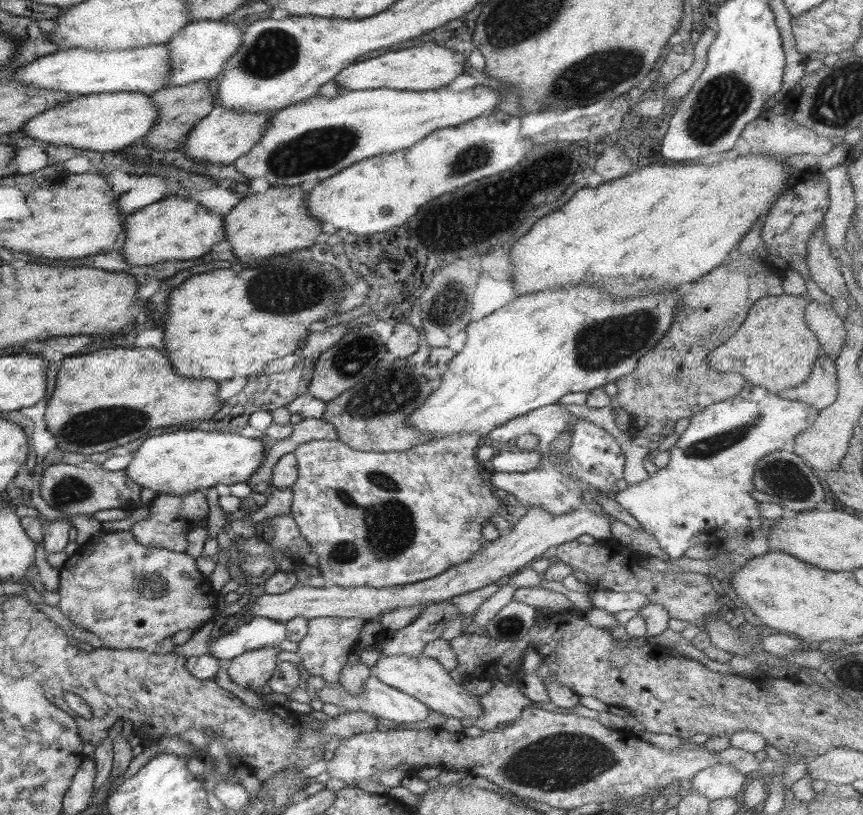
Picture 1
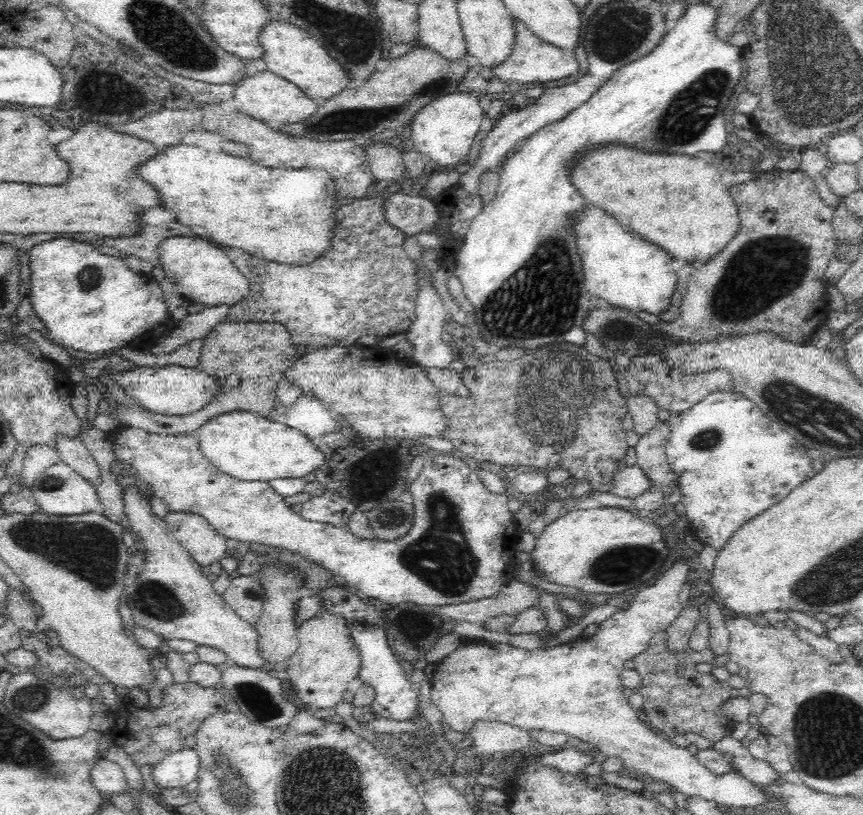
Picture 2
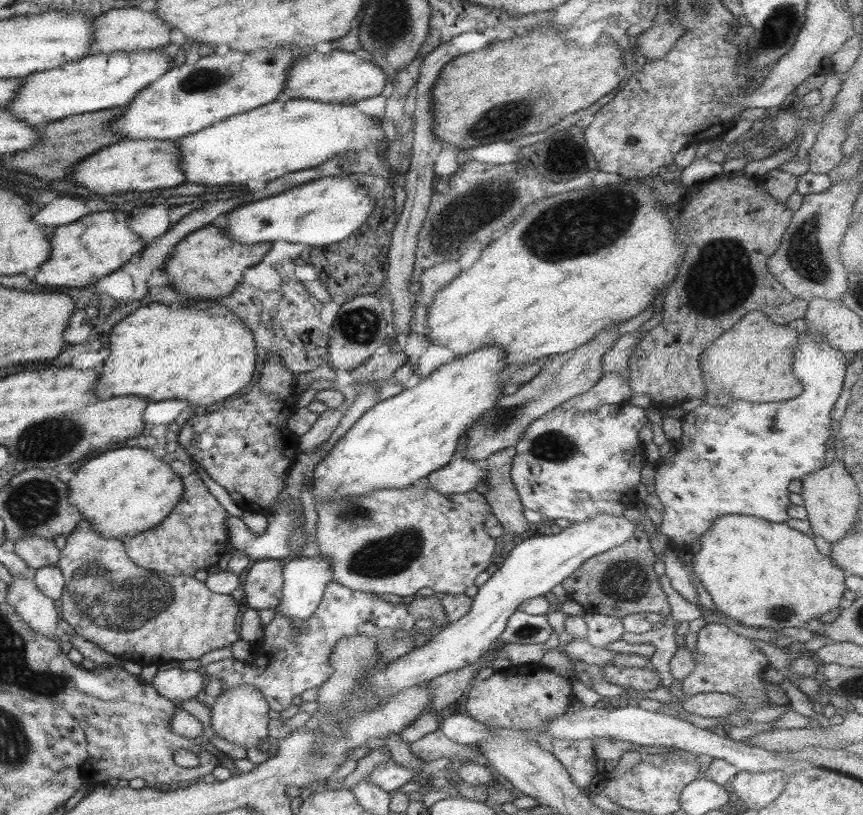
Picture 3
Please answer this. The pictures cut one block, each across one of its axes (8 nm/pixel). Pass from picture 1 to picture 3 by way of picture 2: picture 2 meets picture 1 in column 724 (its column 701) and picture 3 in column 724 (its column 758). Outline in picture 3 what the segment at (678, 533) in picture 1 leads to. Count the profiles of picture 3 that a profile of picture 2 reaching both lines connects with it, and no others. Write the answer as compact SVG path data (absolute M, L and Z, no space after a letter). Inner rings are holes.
M803 333L799 335L799 342L793 348L793 356L791 356L791 371L793 376L801 384L802 392L799 397L791 400L784 400L781 402L769 403L750 403L745 401L733 401L727 407L711 407L702 402L697 408L683 414L681 416L681 438L678 441L671 442L669 452L659 459L656 463L655 470L655 492L657 498L660 500L663 508L662 521L660 522L660 532L669 540L669 545L676 550L690 550L692 551L697 543L699 537L709 528L714 518L719 518L721 515L736 514L757 517L763 520L768 520L772 523L785 523L788 520L787 507L790 505L788 489L789 483L792 480L802 480L807 474L813 473L826 466L825 464L825 450L830 449L829 443L834 433L834 422L829 419L829 410L837 401L842 389L843 375L846 371L846 358L845 354L831 348L827 342L819 340L817 336L807 336Z

